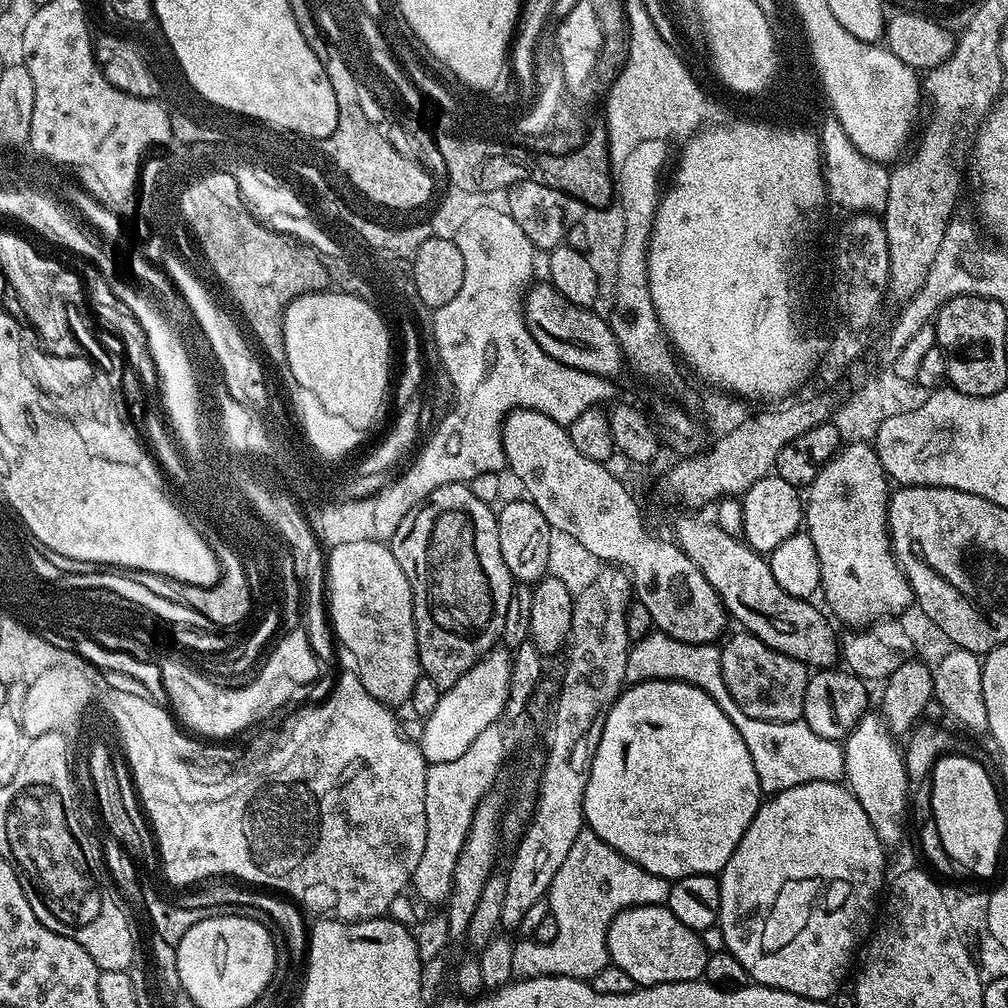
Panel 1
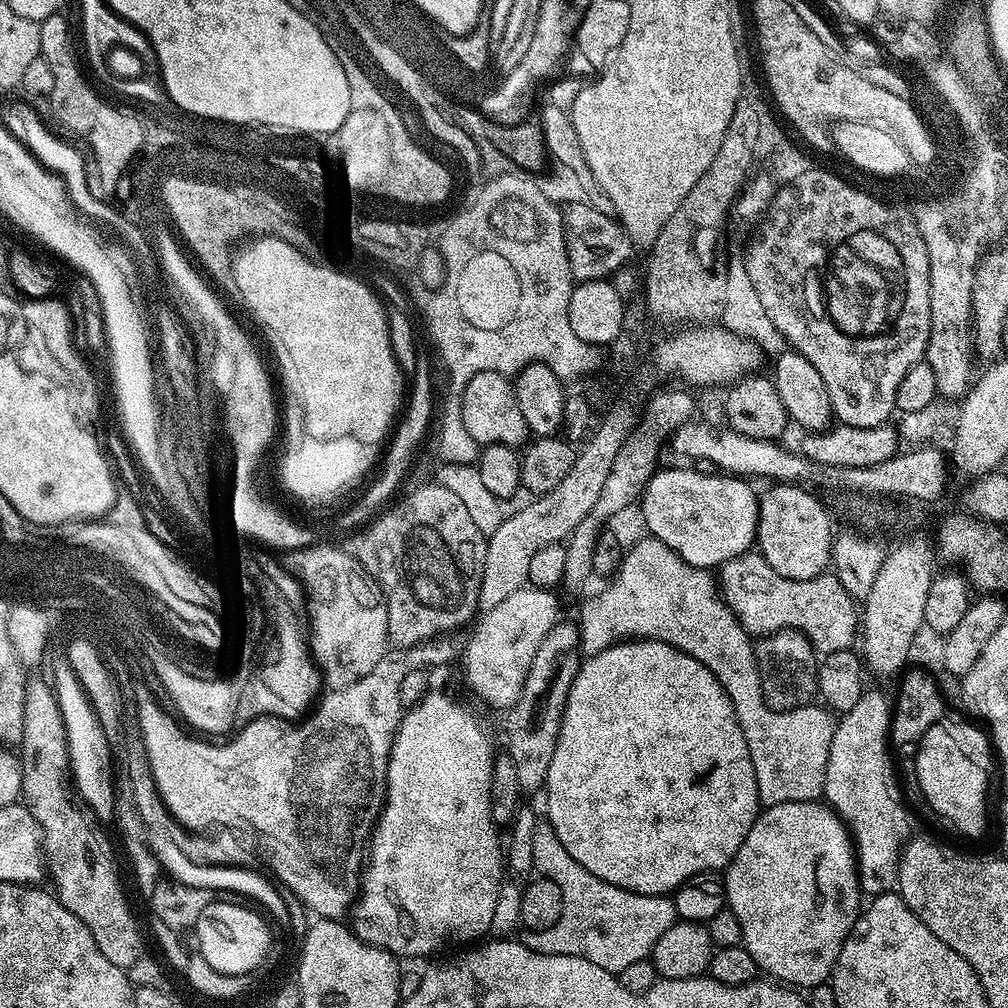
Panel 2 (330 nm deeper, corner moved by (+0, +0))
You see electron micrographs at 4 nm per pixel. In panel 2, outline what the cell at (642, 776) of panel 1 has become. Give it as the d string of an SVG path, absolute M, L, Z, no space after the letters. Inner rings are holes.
M633 638L627 642L615 643L611 648L587 657L581 663L570 686L564 717L560 723L558 746L554 746L544 788L548 792L547 823L551 824L554 834L558 834L558 842L562 842L570 858L586 866L586 870L602 878L602 882L610 882L622 890L647 896L668 896L700 872L720 872L727 869L734 854L738 854L738 846L742 846L746 834L750 834L750 826L754 826L762 811L754 762L750 762L750 750L746 746L746 738L738 726L738 718L726 690L722 690L718 678L714 678L714 674L710 674L710 670L702 666L698 658L664 641L651 639Z

